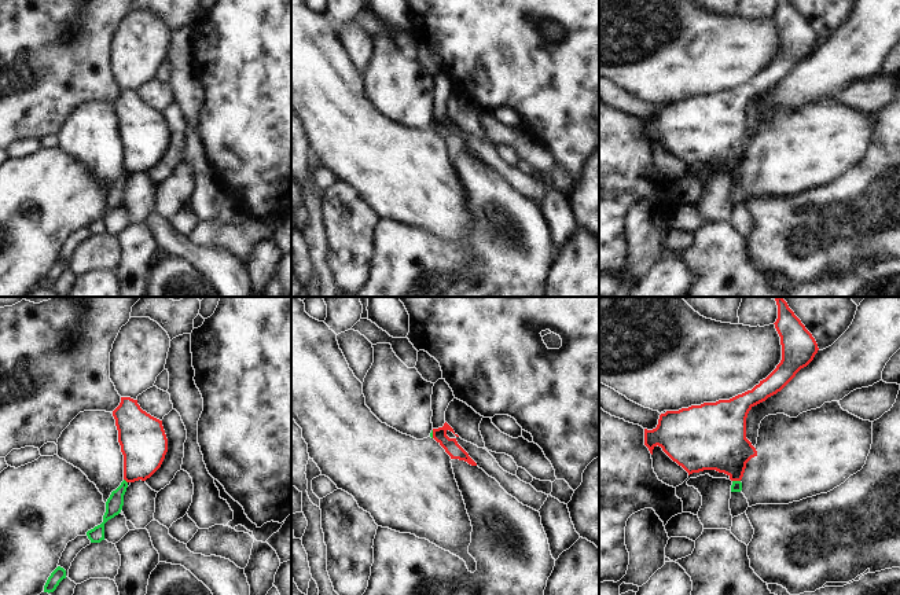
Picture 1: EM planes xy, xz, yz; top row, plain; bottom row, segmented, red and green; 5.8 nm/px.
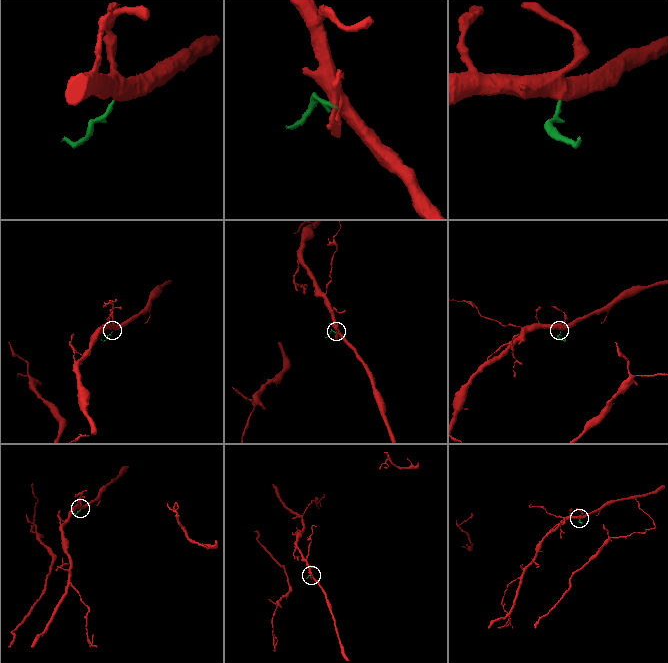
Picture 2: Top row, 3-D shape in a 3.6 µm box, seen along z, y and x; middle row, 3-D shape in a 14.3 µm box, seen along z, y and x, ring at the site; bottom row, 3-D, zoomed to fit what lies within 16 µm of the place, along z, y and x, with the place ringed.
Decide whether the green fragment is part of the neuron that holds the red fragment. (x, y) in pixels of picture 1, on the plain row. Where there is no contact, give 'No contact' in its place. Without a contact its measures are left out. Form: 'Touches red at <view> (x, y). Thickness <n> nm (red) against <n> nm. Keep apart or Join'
Touches red at xy (125, 172). Thickness 280 nm (red) against 100 nm. Keep apart

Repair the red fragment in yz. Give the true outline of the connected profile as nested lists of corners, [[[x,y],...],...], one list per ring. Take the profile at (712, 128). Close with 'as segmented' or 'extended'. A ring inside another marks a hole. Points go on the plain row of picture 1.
[[[778,0],[774,16],[782,37],[776,60],[752,82],[730,92],[661,106],[655,121],[644,121],[644,137],[651,147],[658,137],[688,168],[716,162],[731,173],[742,172],[746,155],[757,148],[746,131],[749,103],[780,84],[819,43],[812,26],[790,0]]]; as segmented

